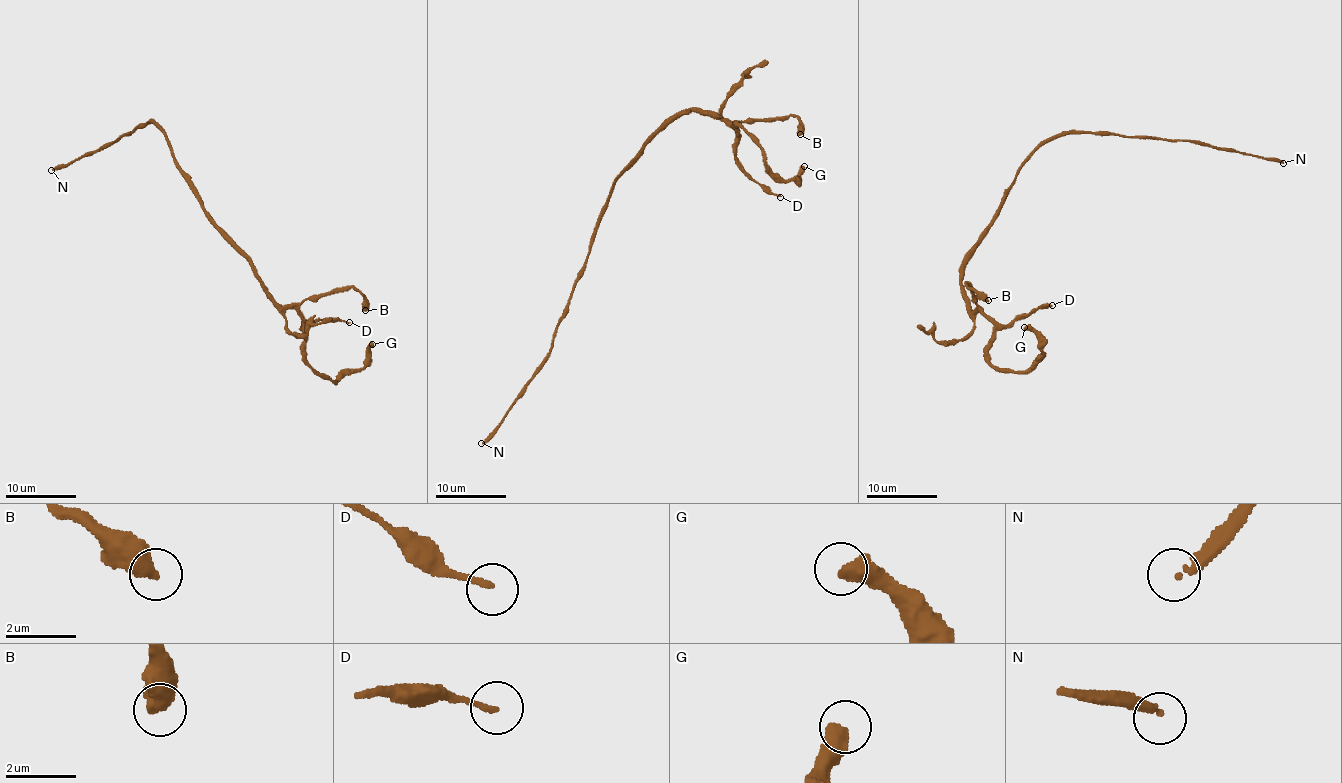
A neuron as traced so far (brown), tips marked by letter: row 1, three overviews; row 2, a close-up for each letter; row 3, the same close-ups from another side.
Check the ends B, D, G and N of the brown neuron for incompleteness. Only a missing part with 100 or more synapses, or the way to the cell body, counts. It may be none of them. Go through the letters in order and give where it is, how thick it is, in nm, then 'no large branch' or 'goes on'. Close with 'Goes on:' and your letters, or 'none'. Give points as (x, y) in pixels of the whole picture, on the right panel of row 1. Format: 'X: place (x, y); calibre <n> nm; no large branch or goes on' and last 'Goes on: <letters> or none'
B: place (988, 300); calibre 550 nm; no large branch
D: place (1052, 305); calibre 150 nm; no large branch
G: place (1024, 327); calibre 480 nm; no large branch
N: place (1283, 163); calibre 200 nm; goes on
Goes on: N

